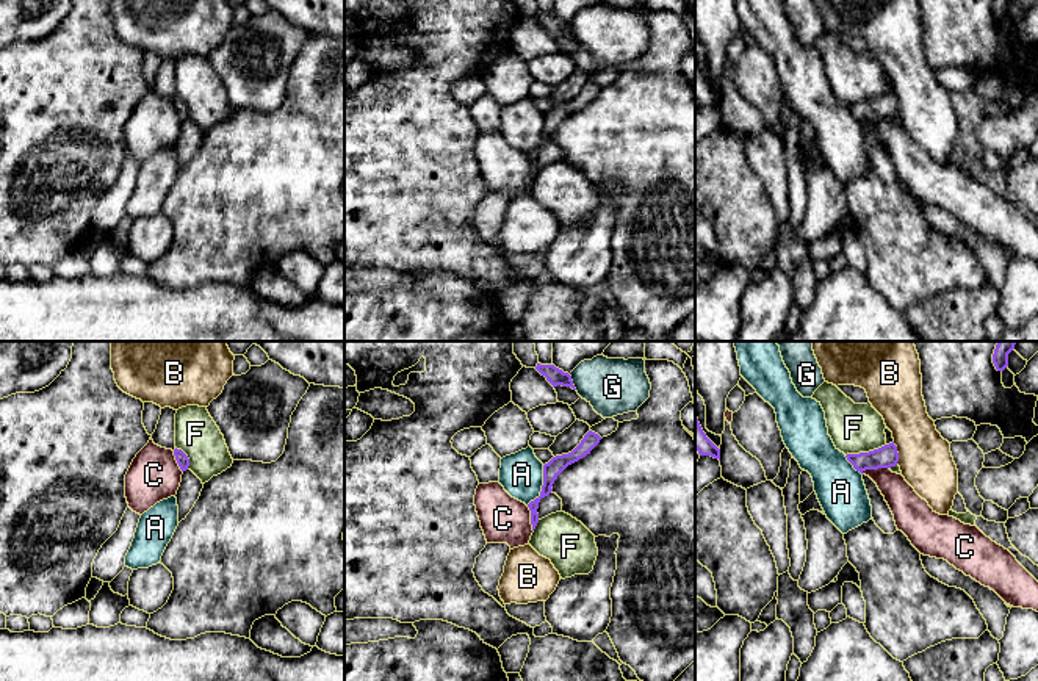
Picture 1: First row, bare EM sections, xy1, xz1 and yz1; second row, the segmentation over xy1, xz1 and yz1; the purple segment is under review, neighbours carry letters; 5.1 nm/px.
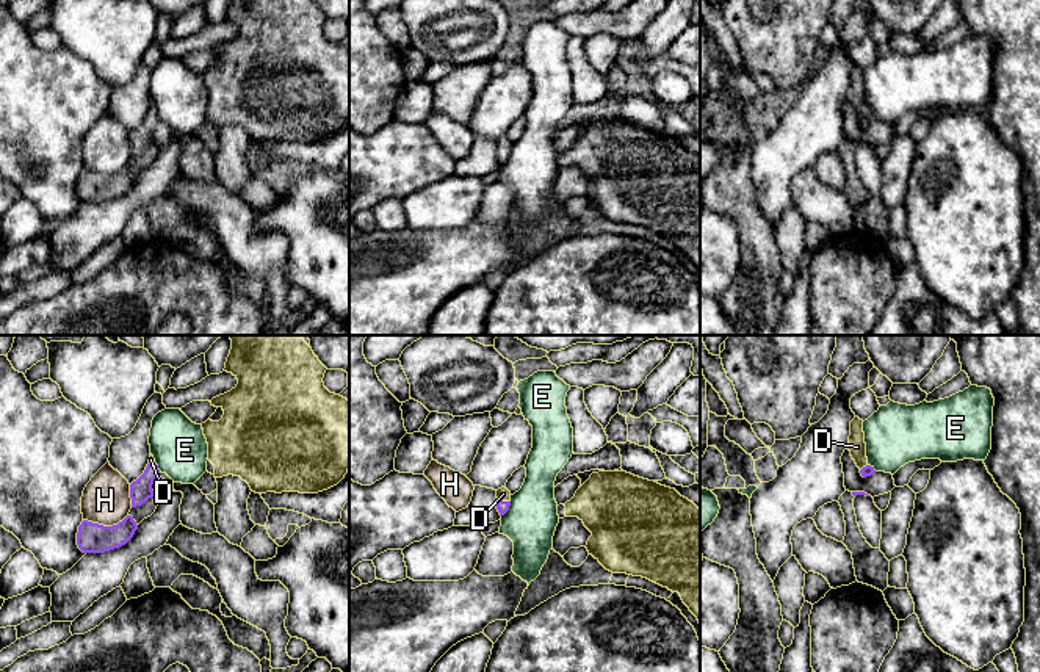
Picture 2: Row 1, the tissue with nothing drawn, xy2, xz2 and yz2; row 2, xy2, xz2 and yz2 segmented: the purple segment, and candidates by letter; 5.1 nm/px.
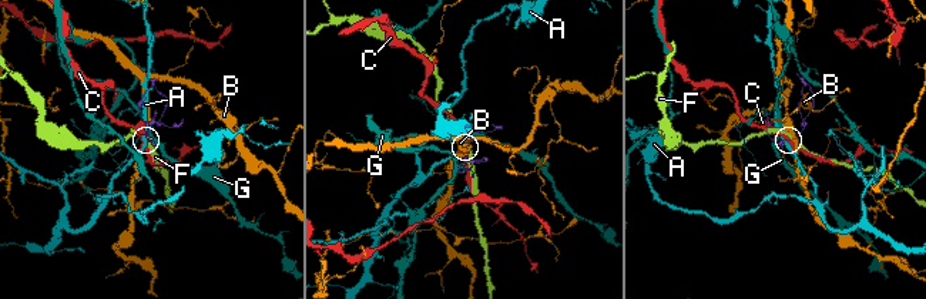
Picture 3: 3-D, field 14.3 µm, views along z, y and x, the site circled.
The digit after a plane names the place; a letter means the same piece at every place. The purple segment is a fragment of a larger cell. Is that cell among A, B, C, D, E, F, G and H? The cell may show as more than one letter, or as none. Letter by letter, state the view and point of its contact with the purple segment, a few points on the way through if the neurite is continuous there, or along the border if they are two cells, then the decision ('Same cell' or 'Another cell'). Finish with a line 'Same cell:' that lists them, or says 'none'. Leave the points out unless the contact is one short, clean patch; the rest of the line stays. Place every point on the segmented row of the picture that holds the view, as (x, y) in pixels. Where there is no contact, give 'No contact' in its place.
A: Touches purple at xz1 (542, 487). Boundary: xz1 (544, 465), (542, 490), (526, 504). Another cell
B: Touches purple at yz1 (897, 453). Boundary: yz1 (893, 442), (897, 451), (897, 464). Another cell
C: Touches purple at yz1 (874, 468). Boundary: yz1 (888, 467), (861, 473). Another cell
D: Touches purple at xz2 (505, 502). Path across: xz2 (503, 506), (505, 502), (503, 494). Same cell
E: Touches purple at xz2 (508, 509). Boundary: xz2 (511, 502), (501, 516). Another cell
F: Touches purple at yz1 (864, 453). Boundary: yz1 (885, 443), (846, 456). Another cell
G: Touches purple at xz1 (572, 382). Boundary: xz1 (569, 374), (576, 389). Another cell
H: Touches purple at xy2 (105, 527). Another cell
Same cell: D

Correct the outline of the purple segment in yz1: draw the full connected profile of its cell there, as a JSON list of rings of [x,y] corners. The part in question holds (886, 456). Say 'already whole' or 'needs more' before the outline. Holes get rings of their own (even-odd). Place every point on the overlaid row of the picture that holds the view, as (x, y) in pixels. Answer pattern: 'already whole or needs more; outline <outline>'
already whole; outline [[[894,441],[869,452],[847,454],[845,457],[861,474],[866,470],[891,468],[899,462],[899,452]]]

